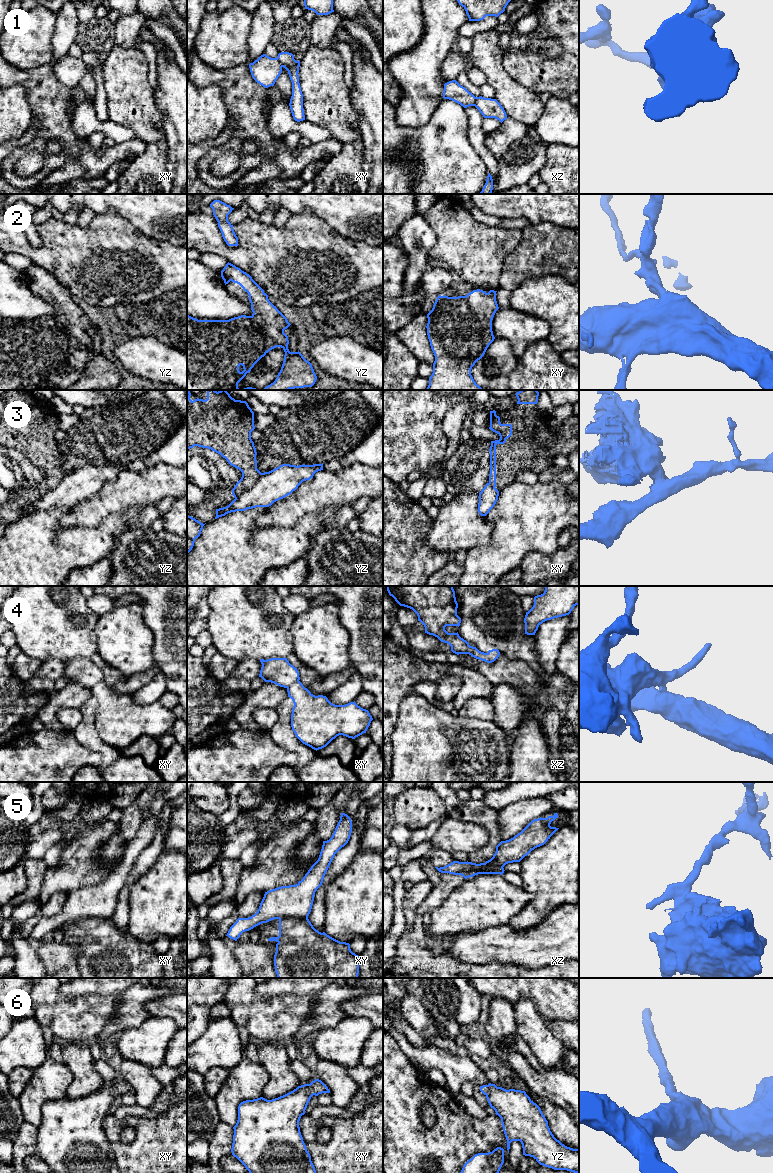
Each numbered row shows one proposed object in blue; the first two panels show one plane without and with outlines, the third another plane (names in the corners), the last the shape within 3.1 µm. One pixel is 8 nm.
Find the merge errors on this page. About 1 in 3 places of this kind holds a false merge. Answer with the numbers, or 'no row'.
1, 3, 4, 5

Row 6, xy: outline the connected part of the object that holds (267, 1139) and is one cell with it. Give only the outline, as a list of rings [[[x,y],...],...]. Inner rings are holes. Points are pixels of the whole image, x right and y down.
[[[319,1079],[278,1098],[246,1100],[238,1106],[232,1155],[249,1173],[316,1173],[299,1121],[313,1095],[330,1093]]]

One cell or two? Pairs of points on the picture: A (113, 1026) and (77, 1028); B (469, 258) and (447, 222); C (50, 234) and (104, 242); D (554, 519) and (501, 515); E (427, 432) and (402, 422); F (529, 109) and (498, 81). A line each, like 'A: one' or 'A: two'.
A: two
B: one
C: one
D: one
E: one
F: one

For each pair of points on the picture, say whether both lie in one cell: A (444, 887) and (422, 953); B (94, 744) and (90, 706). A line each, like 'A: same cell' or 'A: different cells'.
A: same cell
B: same cell

